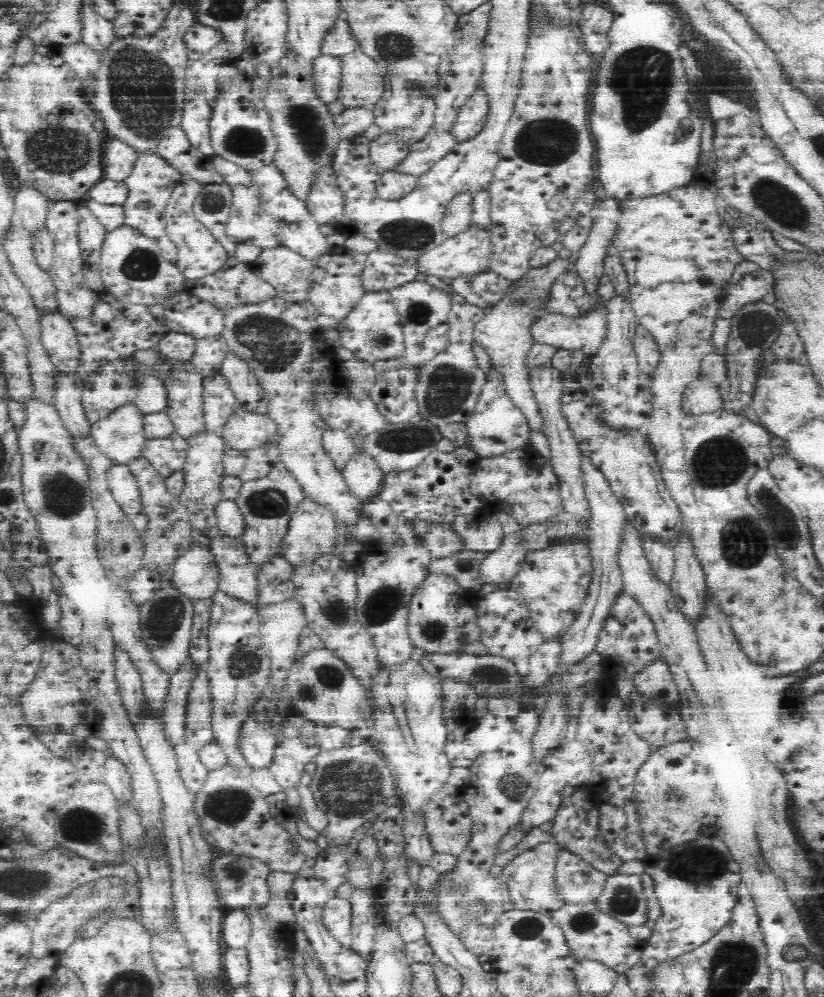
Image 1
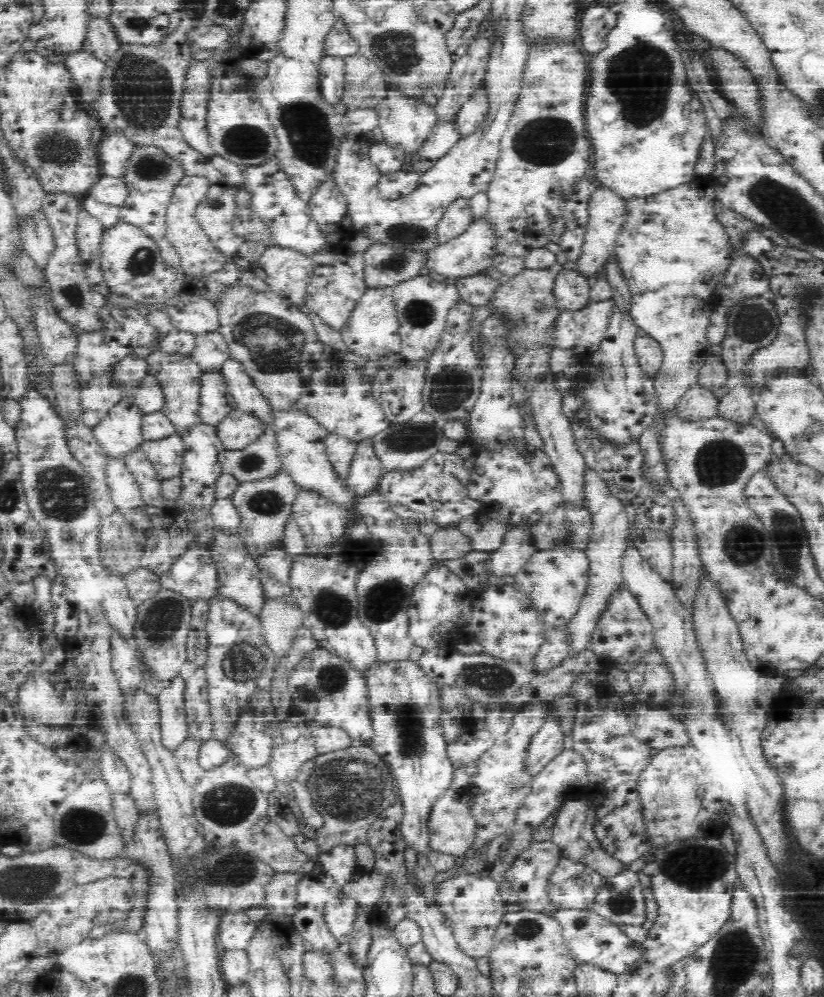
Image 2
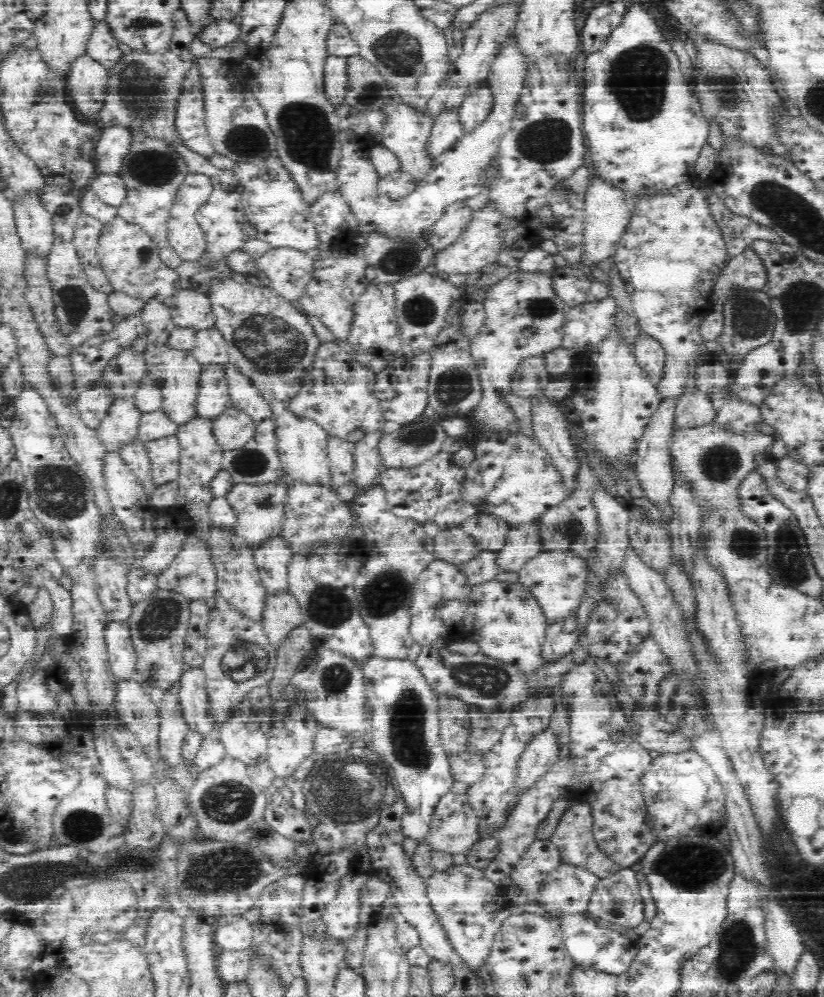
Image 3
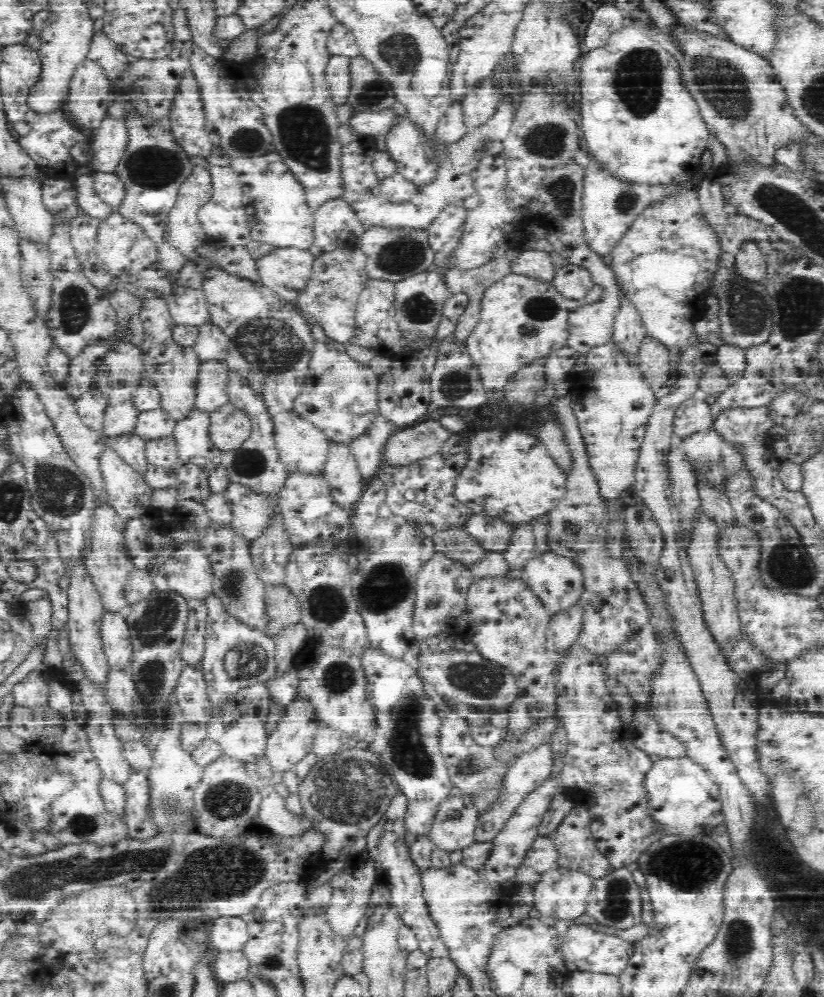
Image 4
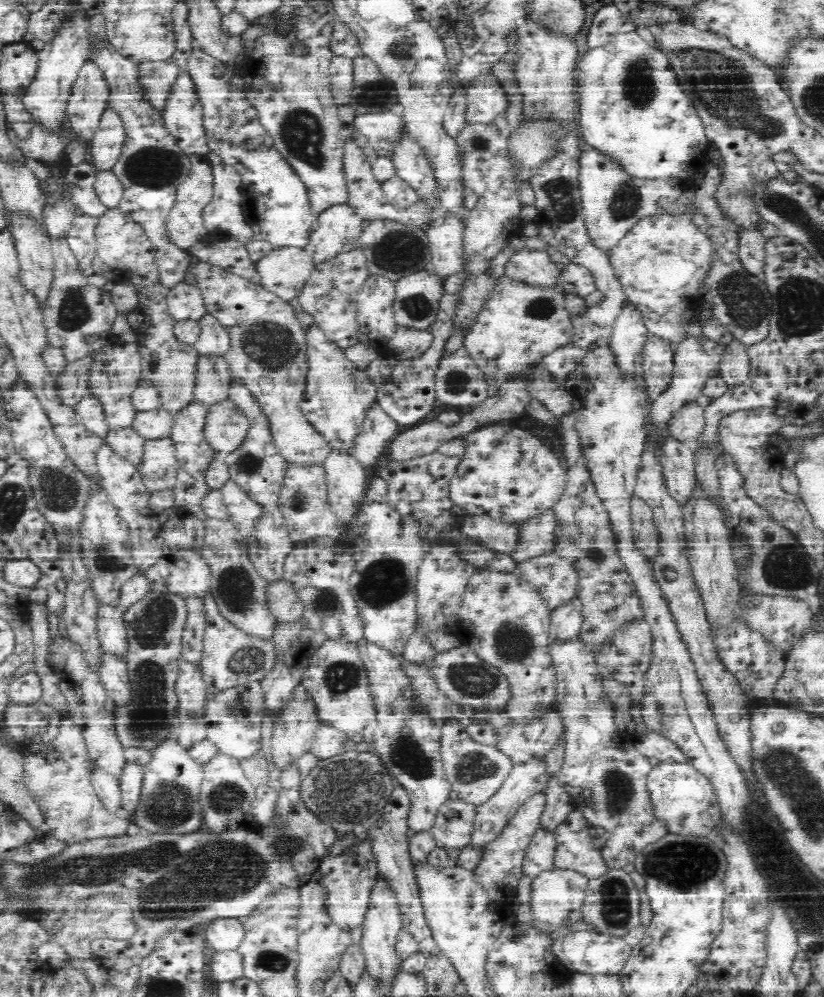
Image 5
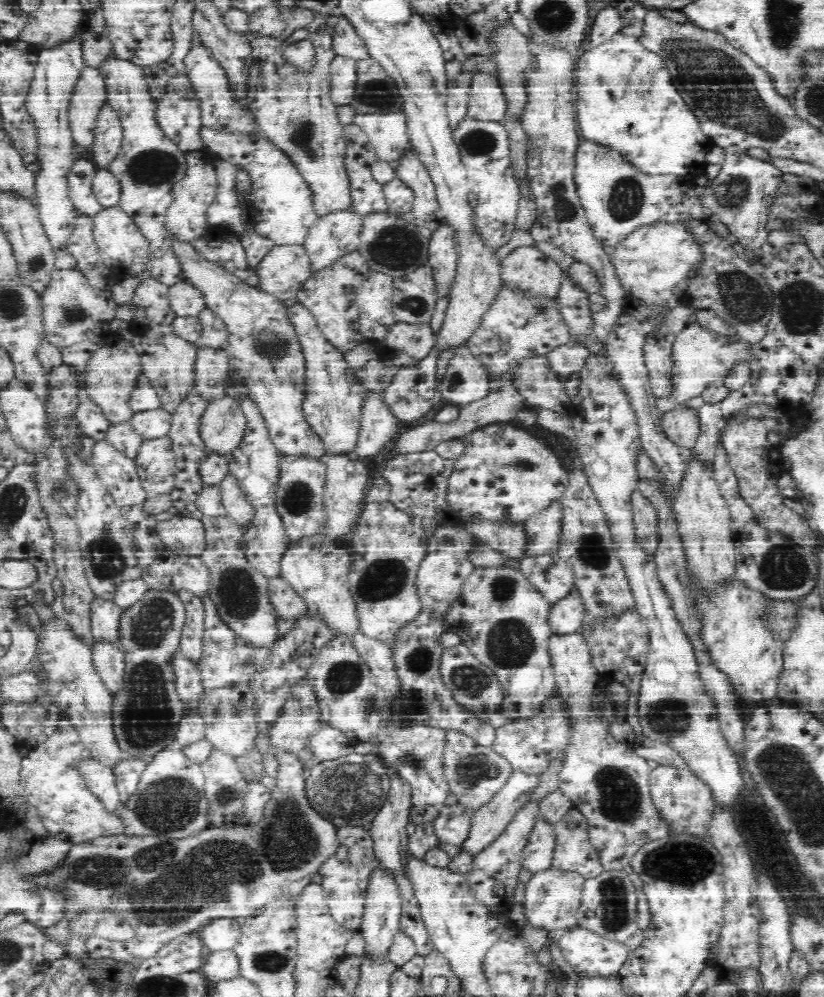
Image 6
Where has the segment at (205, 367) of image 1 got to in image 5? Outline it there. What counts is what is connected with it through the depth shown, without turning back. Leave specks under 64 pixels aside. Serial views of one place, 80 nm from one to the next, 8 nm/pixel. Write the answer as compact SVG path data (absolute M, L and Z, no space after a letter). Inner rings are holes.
M212 315L197 322L201 328L199 339L192 345L200 357L220 357L230 350L230 335Z

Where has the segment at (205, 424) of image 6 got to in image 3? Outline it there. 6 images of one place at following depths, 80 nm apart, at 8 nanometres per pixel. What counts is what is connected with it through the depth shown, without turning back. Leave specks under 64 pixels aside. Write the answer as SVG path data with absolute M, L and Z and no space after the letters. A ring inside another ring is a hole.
M234 406L224 410L213 425L215 439L225 451L244 447L256 434L252 417Z

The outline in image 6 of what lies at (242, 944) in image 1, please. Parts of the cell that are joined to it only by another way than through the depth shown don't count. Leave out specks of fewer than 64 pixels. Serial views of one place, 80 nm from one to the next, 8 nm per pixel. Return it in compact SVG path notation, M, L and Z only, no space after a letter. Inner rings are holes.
M235 916L211 920L199 930L205 946L212 952L234 949L242 936L240 919Z

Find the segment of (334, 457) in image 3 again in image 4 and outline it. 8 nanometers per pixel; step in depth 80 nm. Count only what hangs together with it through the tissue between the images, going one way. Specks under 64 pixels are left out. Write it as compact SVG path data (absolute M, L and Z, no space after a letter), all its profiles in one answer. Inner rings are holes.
M330 441L328 460L322 475L332 487L331 494L336 503L345 510L352 508L366 486L357 472L352 447L346 443Z

